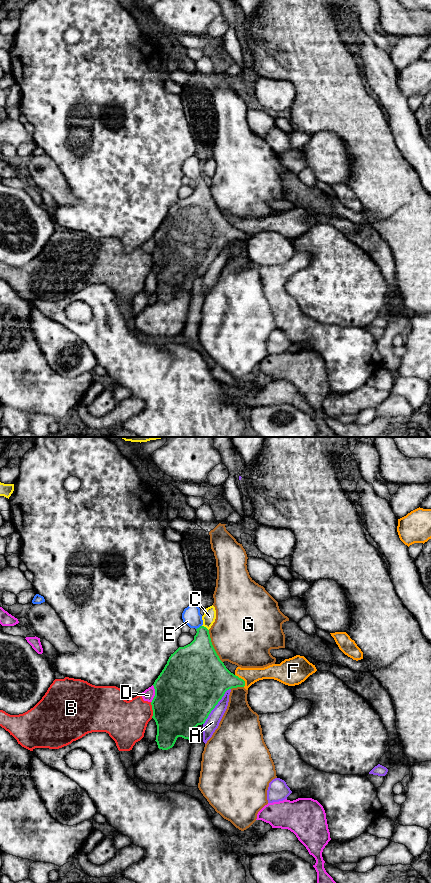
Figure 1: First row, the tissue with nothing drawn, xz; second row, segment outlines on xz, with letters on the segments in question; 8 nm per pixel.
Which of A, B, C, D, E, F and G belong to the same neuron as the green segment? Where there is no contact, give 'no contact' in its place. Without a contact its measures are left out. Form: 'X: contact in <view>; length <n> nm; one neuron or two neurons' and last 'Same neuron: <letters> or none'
A: contact in xz; length 360 nm; two neurons
B: contact in xz; length 130 nm; two neurons
C: contact in xz; length 70 nm; two neurons
D: contact in xz; length 140 nm; two neurons
E: contact in xz; length 60 nm; one neuron
F: contact in xz; length 130 nm; two neurons
G: contact in xz; length 280 nm; two neurons
Same neuron: E

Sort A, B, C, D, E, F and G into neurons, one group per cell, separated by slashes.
A / B / C / D / E / F / G

